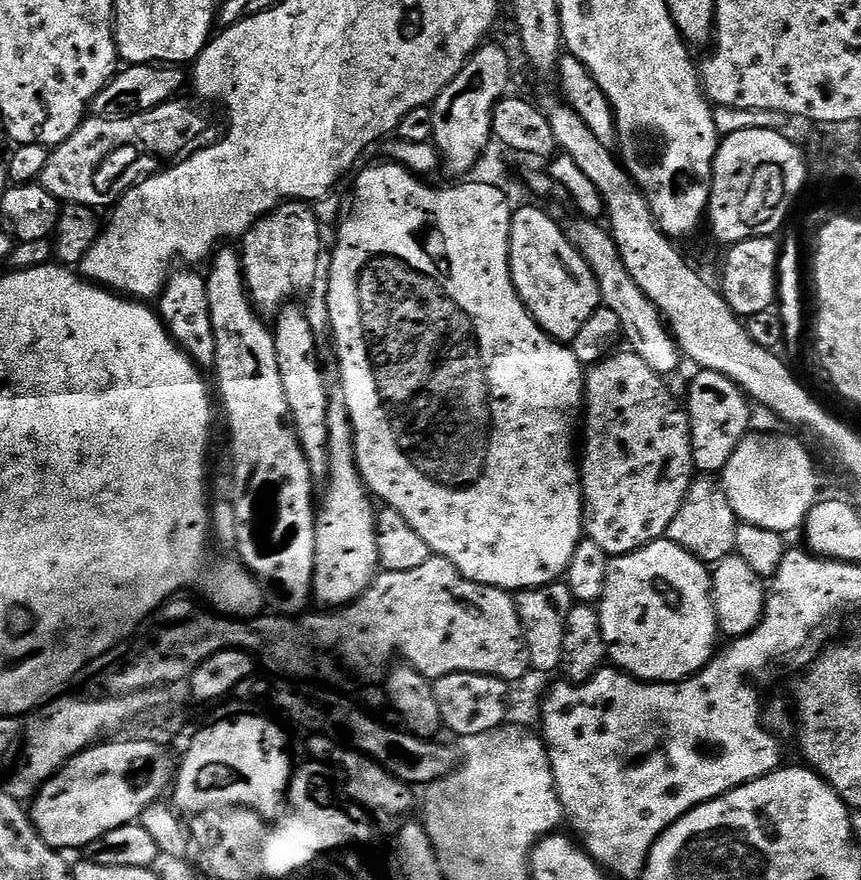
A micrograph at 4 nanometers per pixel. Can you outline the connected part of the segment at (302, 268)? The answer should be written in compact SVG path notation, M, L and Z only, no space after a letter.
M285 202L272 209L257 220L255 226L242 238L242 259L244 261L244 278L252 303L261 313L279 313L295 298L299 292L304 292L316 280L320 272L320 255L324 252L324 228L316 217L316 212L308 202Z

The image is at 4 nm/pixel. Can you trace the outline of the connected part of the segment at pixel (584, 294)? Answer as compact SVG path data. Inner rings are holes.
M517 207L512 214L512 278L516 282L516 288L520 292L521 298L524 299L524 305L532 311L532 316L540 324L548 335L554 337L561 342L572 342L575 337L582 330L582 326L585 326L586 322L589 322L590 318L596 312L602 304L602 293L600 290L600 281L597 280L595 273L592 272L592 268L588 264L588 260L580 251L579 247L567 236L566 233L560 229L560 224L551 216L548 212L543 212L540 208L520 208Z

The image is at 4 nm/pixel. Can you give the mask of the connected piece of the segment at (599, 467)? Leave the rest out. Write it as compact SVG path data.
M616 350L597 364L591 365L586 372L586 423L582 428L582 483L584 486L584 502L586 505L586 536L587 539L598 542L609 557L625 556L628 552L636 552L661 539L667 533L670 522L678 514L682 502L688 493L688 487L694 479L692 462L692 426L688 421L688 409L683 403L676 401L674 393L668 389L668 384L661 373L655 372L639 352Z

